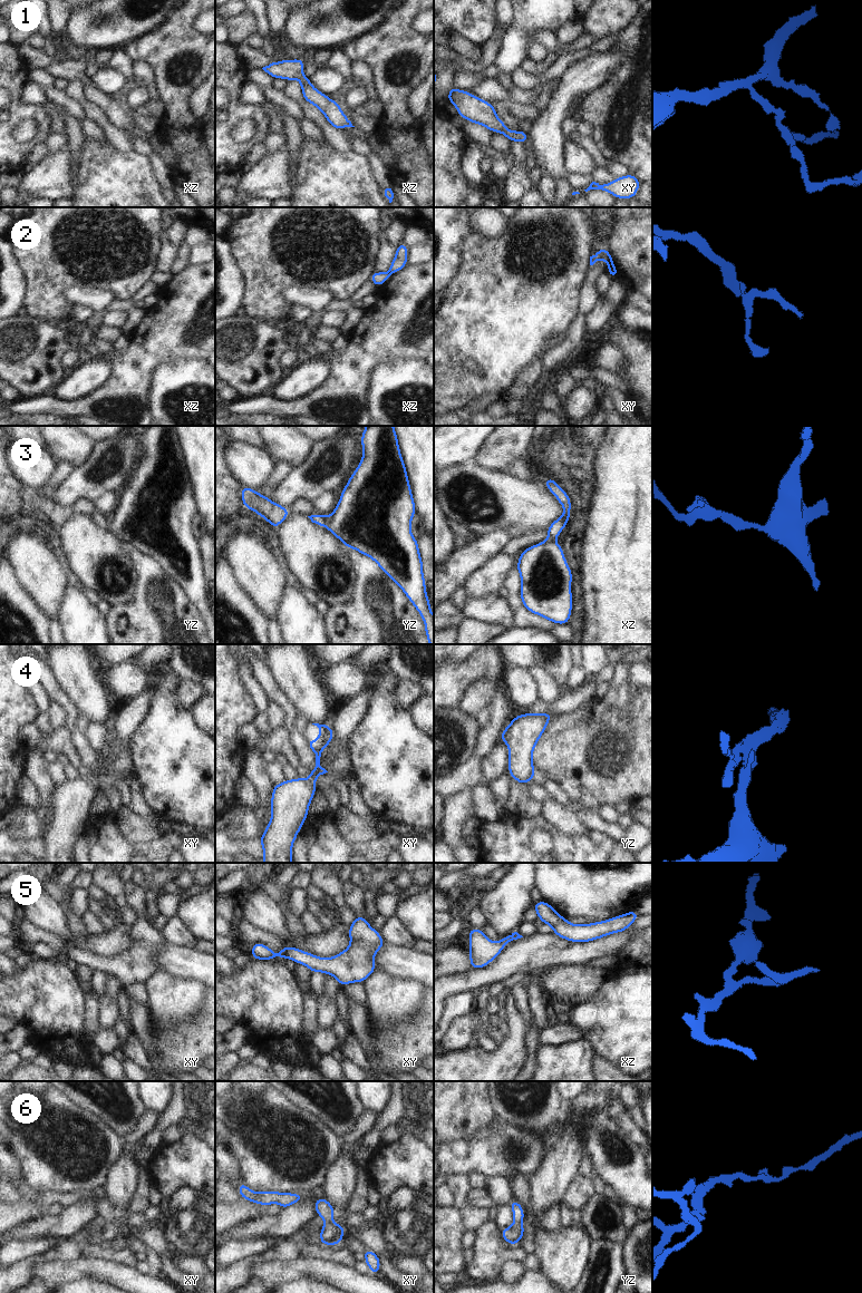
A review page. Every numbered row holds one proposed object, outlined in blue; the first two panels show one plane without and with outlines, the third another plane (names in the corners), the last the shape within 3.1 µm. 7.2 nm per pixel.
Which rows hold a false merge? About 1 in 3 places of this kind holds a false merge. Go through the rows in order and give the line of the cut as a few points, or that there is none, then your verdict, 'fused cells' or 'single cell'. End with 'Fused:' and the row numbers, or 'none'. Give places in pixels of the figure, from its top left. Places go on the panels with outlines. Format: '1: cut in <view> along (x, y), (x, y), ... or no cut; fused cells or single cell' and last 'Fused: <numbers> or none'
1: no cut; single cell
2: cut in xy along (609, 253), (607, 262); fused cells
3: no cut; single cell
4: cut in xy along (327, 726), (325, 740), (315, 751); fused cells
5: no cut; single cell
6: no cut; single cell
Fused: 2, 4

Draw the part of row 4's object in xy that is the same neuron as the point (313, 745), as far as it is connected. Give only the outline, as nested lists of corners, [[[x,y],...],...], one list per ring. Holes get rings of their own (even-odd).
[[[312,723],[312,725],[314,725],[319,728],[319,739],[318,740],[307,739],[307,743],[308,743],[309,748],[316,752],[316,751],[320,750],[320,748],[325,741],[326,732],[327,732],[327,729],[326,729],[327,726],[326,725],[319,725],[319,723]]]

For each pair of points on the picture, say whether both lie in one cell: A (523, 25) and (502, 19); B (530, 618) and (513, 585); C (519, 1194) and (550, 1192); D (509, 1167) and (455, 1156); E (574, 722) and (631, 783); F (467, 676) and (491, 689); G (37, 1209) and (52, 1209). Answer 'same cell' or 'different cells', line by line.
A: different cells
B: same cell
C: different cells
D: same cell
E: same cell
F: different cells
G: different cells

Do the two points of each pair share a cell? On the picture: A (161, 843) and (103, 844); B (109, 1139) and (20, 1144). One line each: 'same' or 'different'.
A: same
B: same

